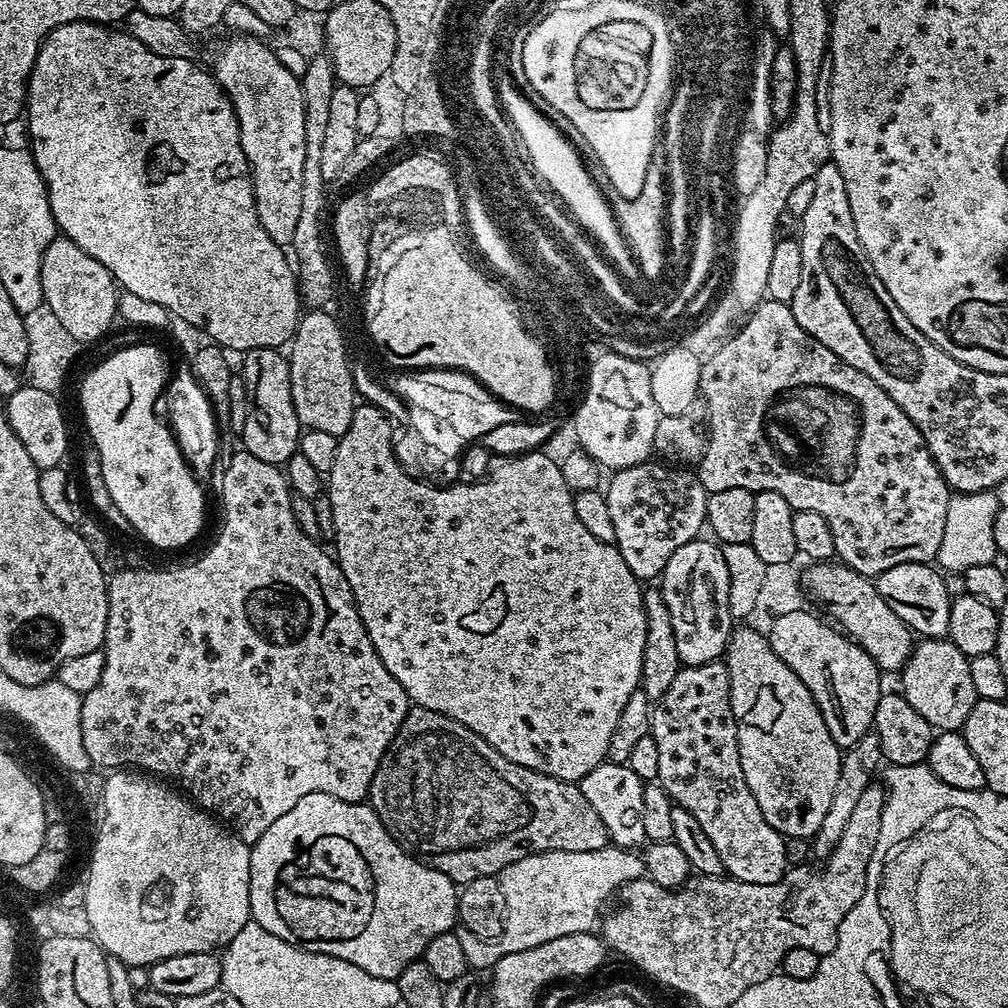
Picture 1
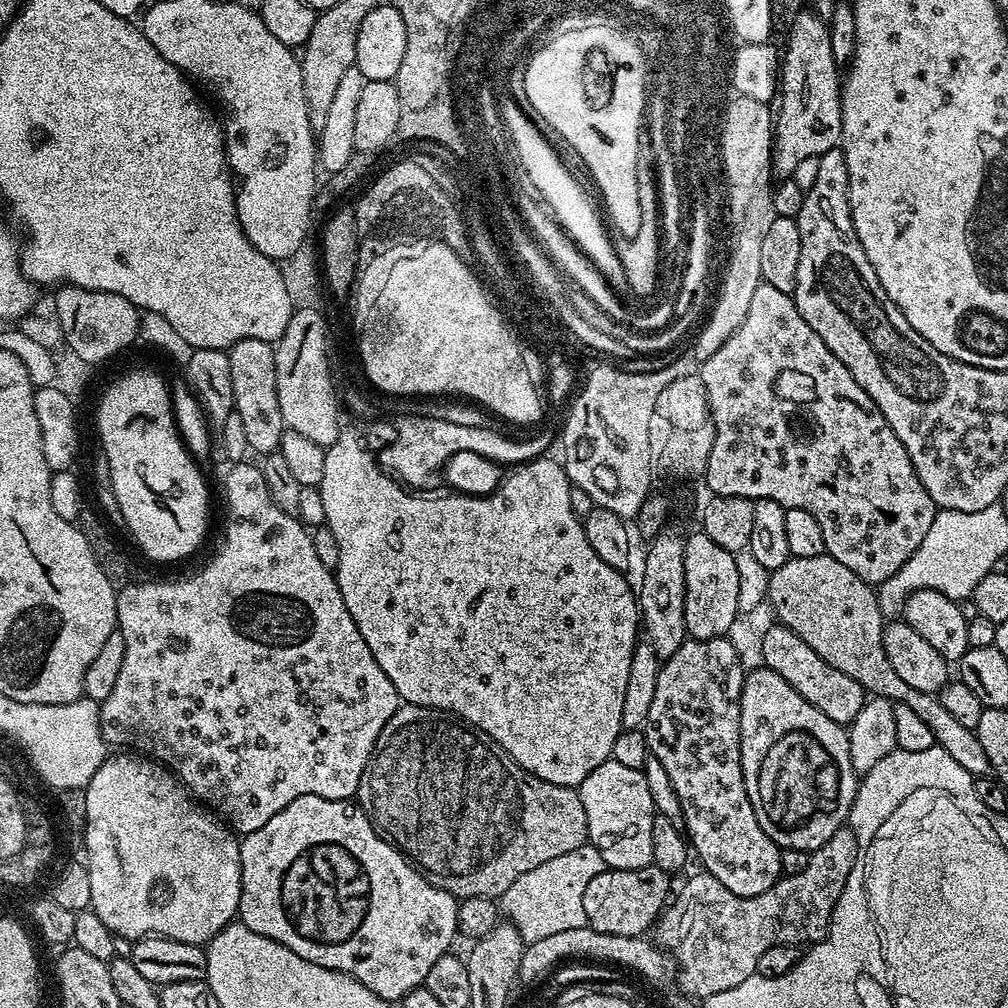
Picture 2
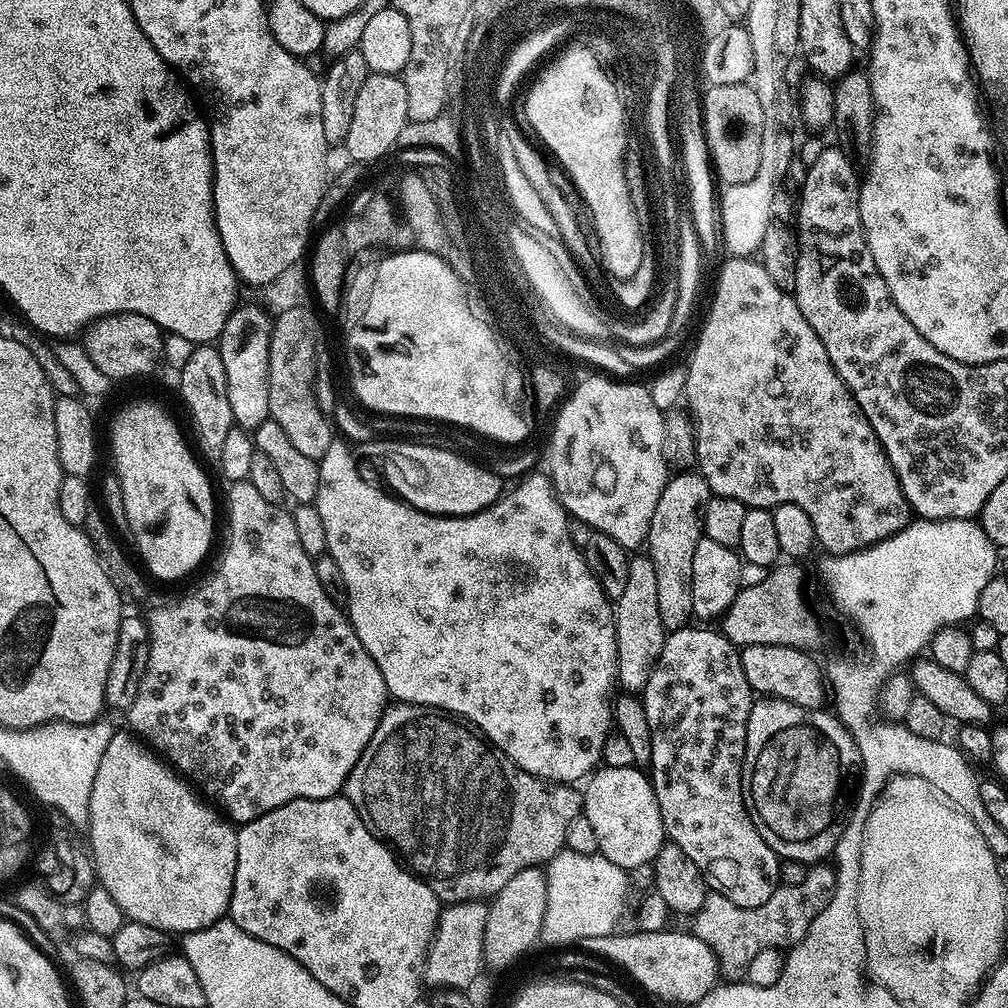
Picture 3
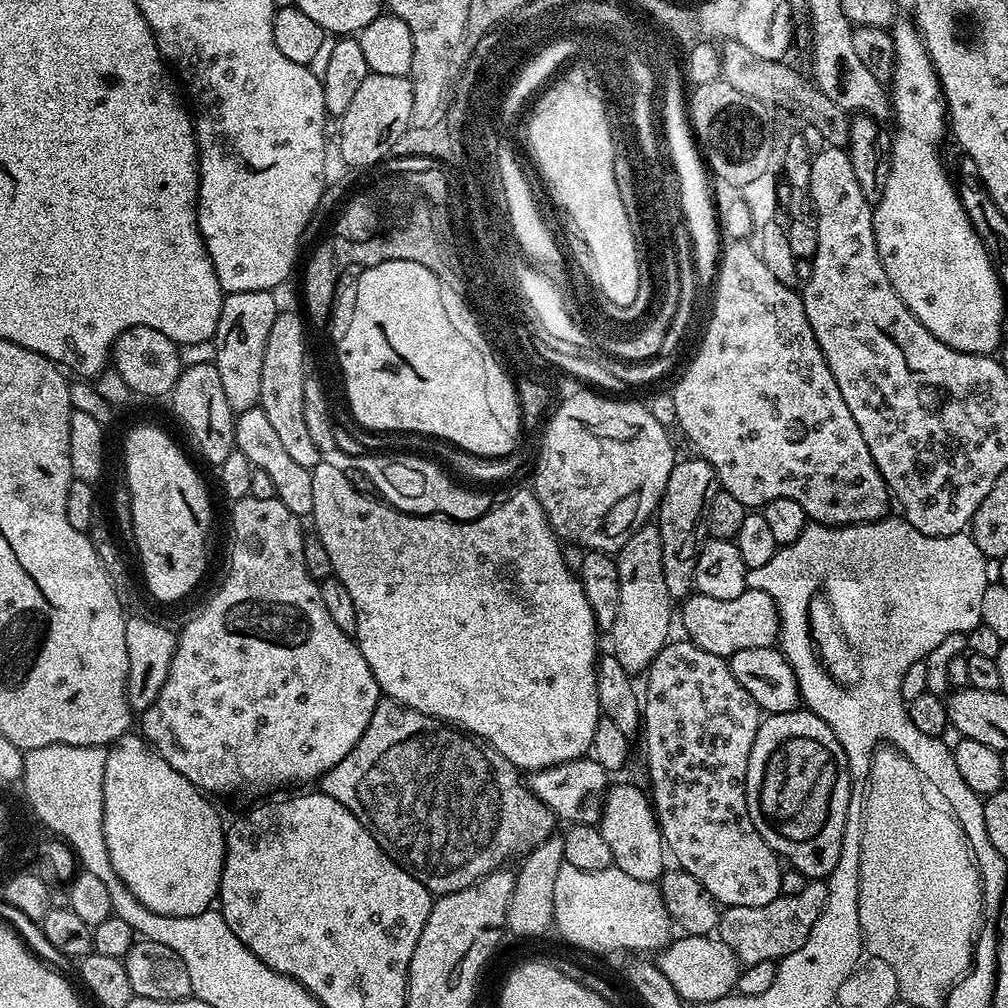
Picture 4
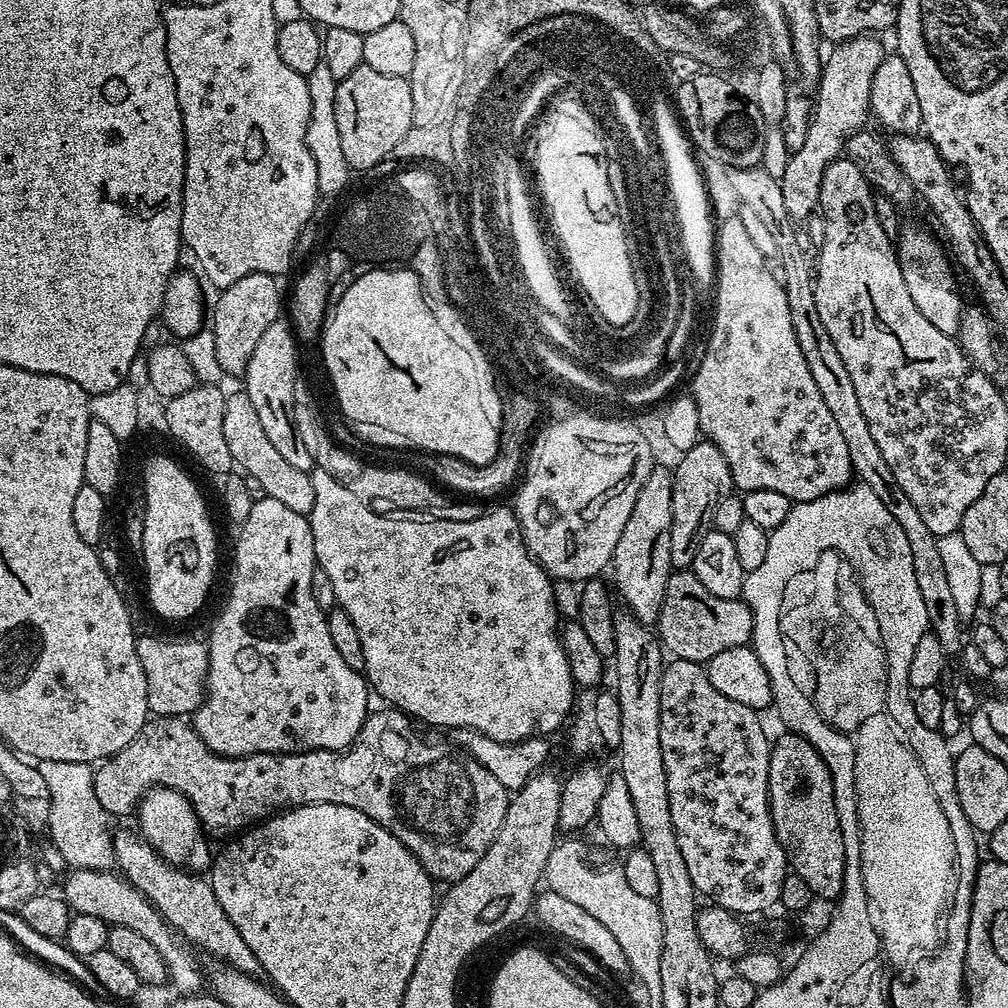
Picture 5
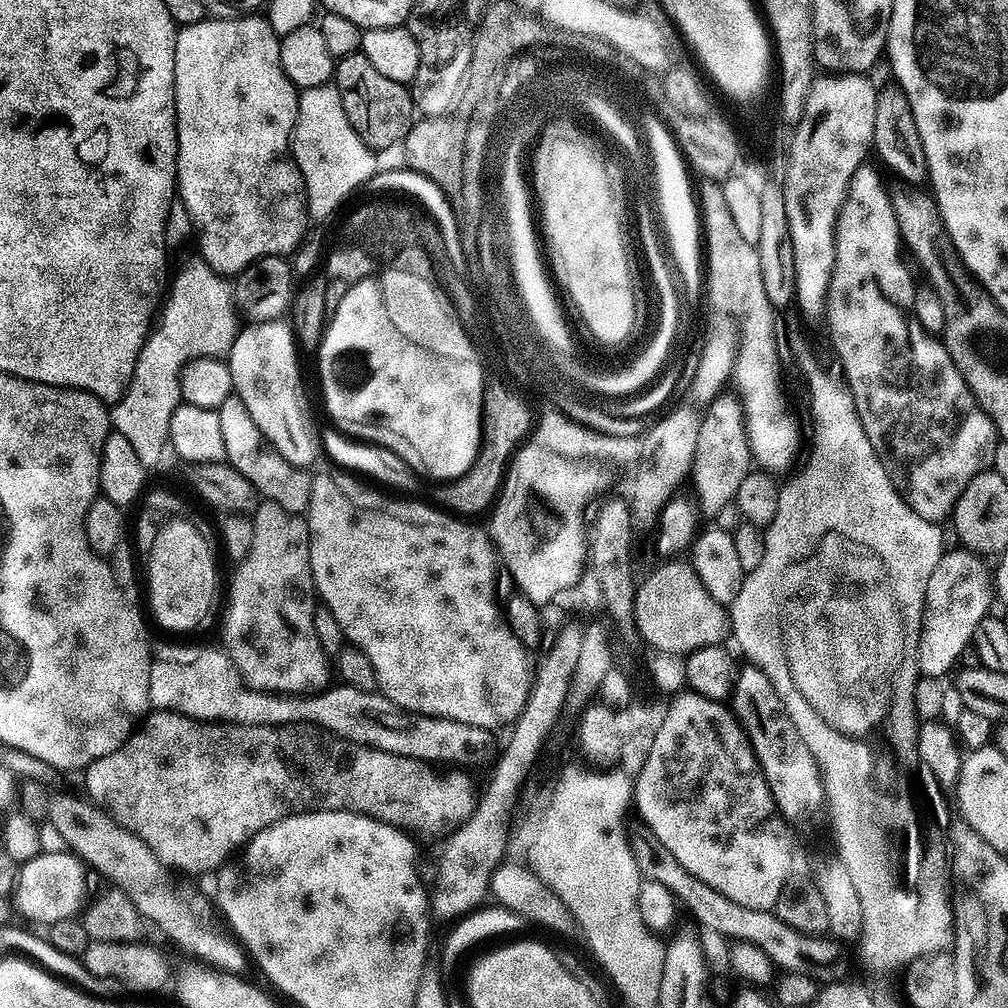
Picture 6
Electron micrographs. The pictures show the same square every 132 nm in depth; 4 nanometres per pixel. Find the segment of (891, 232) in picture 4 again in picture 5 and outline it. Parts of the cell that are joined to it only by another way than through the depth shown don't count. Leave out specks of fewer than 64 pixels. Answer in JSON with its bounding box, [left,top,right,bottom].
[894,227,966,337]

